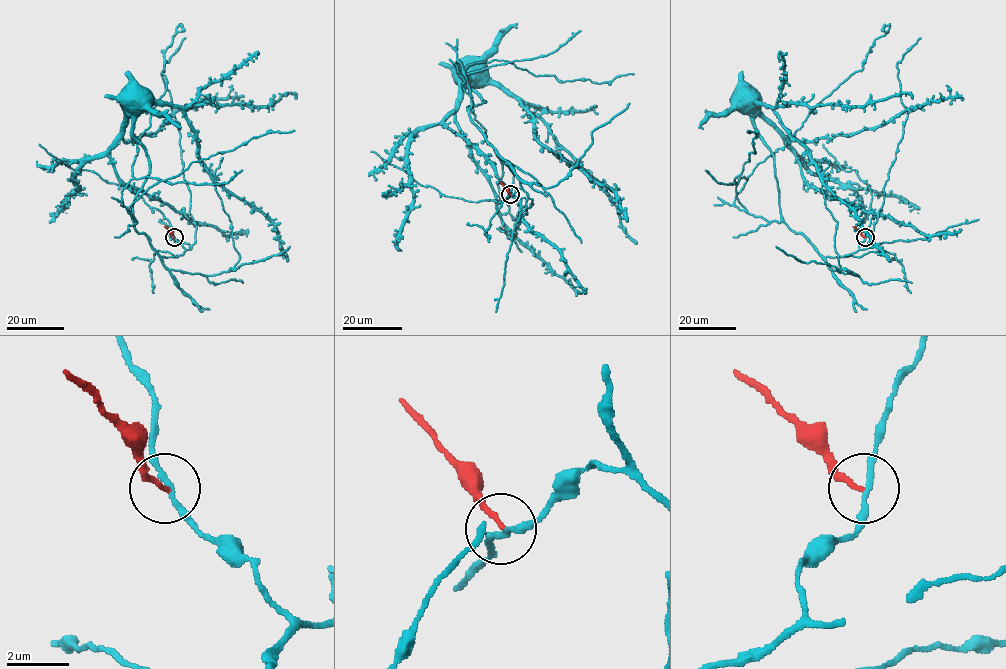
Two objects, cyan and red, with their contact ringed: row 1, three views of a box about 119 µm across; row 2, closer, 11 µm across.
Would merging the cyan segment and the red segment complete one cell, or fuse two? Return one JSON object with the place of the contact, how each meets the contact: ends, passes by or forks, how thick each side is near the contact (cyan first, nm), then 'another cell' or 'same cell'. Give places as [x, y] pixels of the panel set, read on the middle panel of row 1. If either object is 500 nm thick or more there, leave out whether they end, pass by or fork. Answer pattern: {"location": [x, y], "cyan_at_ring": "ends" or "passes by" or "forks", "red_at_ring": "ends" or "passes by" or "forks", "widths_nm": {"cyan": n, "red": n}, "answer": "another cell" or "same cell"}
{"location": [510, 194], "cyan_at_ring": "passes by", "red_at_ring": "ends", "widths_nm": {"cyan": 160, "red": 140}, "answer": "another cell"}

